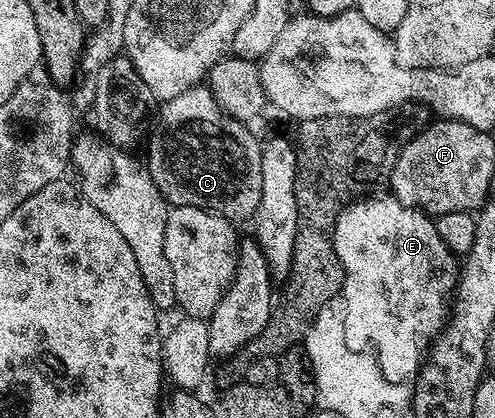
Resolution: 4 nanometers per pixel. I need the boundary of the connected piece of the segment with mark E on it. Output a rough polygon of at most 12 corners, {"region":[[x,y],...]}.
{"region":[[393,195],[334,225],[346,342],[417,378],[460,265]]}

